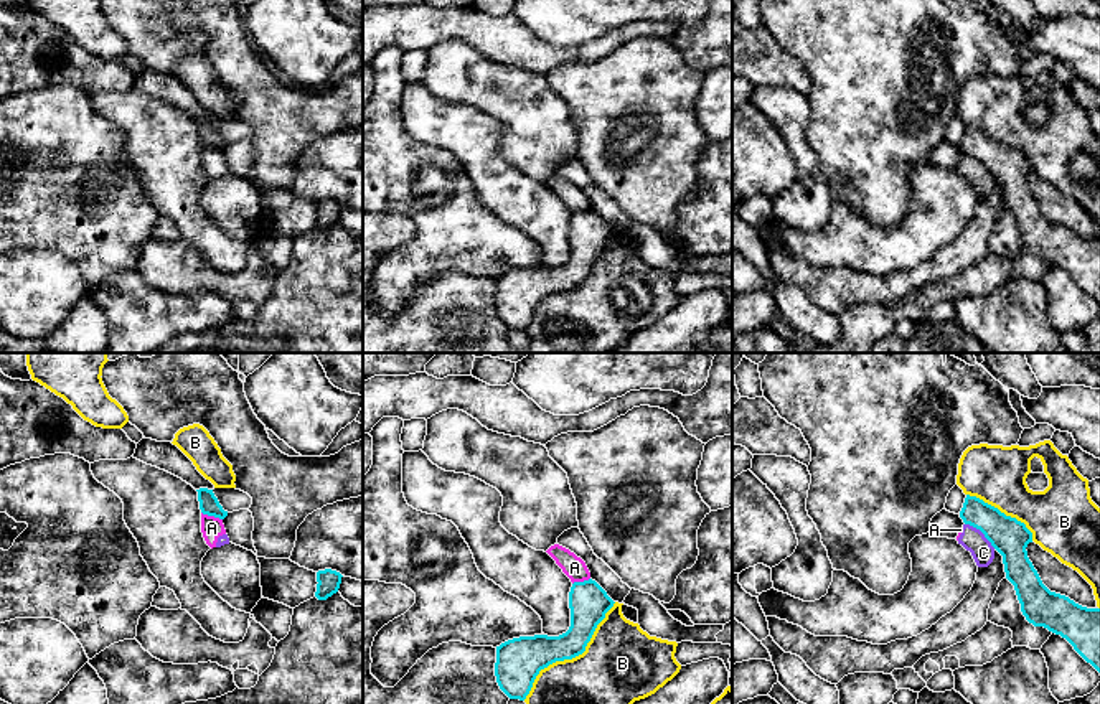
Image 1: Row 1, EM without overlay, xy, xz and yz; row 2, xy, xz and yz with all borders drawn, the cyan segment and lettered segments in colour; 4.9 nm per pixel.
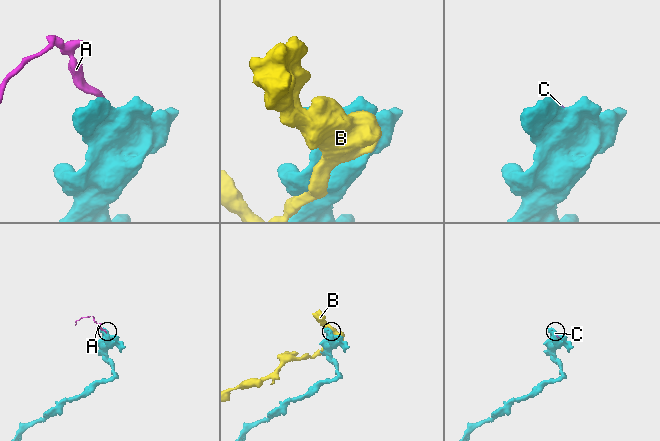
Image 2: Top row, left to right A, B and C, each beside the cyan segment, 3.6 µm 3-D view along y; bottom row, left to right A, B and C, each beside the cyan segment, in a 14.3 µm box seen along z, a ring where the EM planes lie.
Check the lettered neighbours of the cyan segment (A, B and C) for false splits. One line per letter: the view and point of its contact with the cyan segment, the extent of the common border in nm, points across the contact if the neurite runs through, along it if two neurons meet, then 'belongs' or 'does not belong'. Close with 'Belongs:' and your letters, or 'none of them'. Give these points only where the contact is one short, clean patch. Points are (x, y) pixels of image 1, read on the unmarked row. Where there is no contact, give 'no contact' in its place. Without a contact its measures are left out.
A: xy (211, 145) | 110 nm | along xy (202, 142), (221, 150) | does not belong
B: xz (571, 289) | 650 nm | does not belong
C: yz (982, 162) | 200 nm | does not belong
Belongs: none of them

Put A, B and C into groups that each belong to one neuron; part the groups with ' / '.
A C / B

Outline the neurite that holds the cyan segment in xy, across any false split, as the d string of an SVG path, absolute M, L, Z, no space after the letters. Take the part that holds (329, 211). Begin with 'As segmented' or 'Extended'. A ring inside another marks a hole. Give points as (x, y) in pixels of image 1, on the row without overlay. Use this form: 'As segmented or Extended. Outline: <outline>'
As segmented. Outline: M331 199L318 201L317 203L317 223L315 228L318 231L327 231L333 224L338 223L341 214L341 204Z

